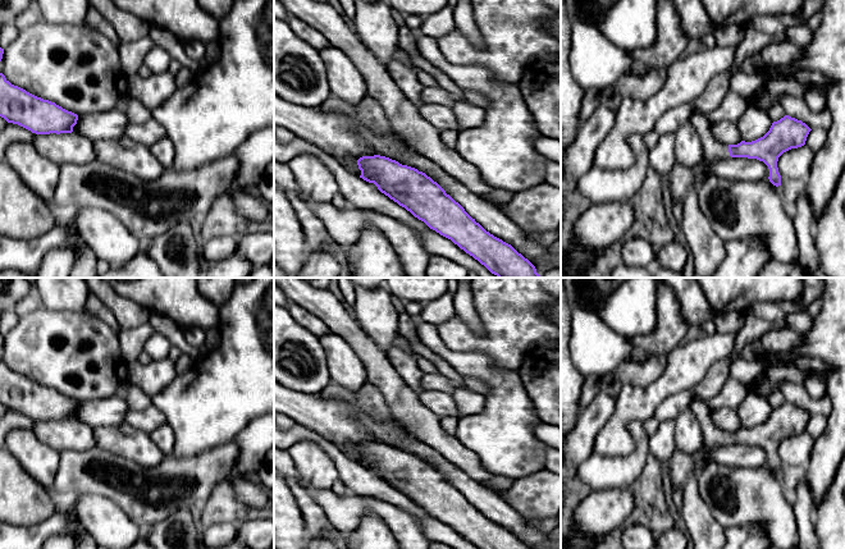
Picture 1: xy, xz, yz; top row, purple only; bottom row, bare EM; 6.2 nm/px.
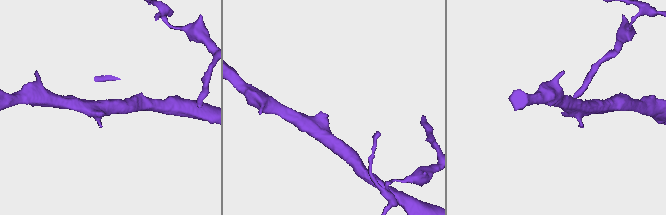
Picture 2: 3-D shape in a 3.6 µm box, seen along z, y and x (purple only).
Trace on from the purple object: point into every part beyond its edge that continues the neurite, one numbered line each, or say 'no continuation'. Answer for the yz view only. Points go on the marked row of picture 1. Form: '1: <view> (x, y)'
1: yz (713, 150)

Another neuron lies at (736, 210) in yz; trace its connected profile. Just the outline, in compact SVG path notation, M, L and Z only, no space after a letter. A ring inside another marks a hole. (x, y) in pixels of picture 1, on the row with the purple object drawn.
M707 177L696 189L702 212L713 230L725 241L759 238L772 259L789 264L799 259L799 243L794 219L785 207L784 195L769 179L759 182Z

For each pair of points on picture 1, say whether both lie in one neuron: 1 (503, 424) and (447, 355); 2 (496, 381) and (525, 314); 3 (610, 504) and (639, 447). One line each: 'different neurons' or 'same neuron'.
1: same neuron
2: different neurons
3: different neurons

